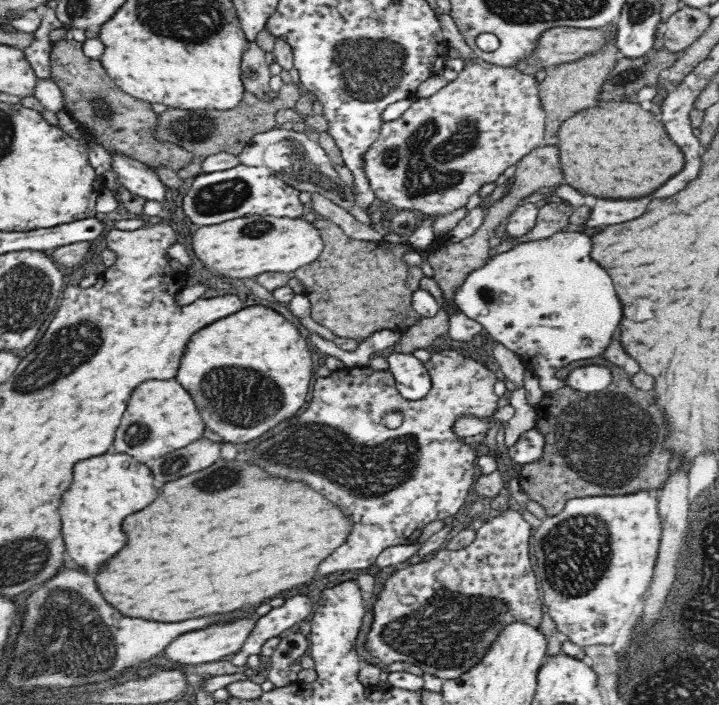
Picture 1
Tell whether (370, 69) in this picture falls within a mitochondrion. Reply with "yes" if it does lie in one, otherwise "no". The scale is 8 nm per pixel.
yes

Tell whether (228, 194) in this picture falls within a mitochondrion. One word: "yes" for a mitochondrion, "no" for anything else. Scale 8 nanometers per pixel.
yes

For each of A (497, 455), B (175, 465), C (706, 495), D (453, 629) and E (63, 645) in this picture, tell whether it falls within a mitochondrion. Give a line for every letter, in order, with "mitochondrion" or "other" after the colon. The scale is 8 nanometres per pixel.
A: other
B: mitochondrion
C: other
D: mitochondrion
E: mitochondrion

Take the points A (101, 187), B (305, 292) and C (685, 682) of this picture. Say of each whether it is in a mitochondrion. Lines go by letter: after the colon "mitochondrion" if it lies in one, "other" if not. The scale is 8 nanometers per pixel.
A: other
B: other
C: mitochondrion

